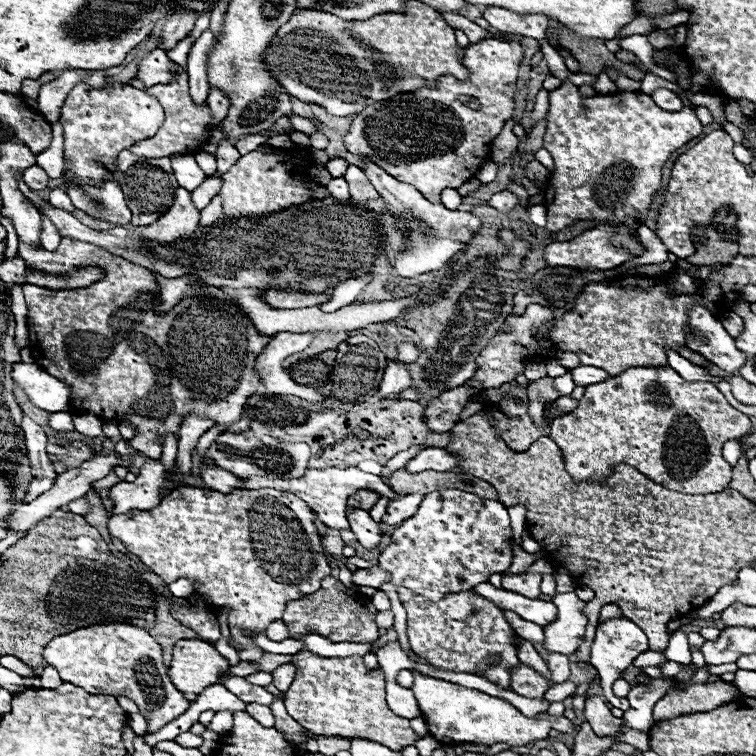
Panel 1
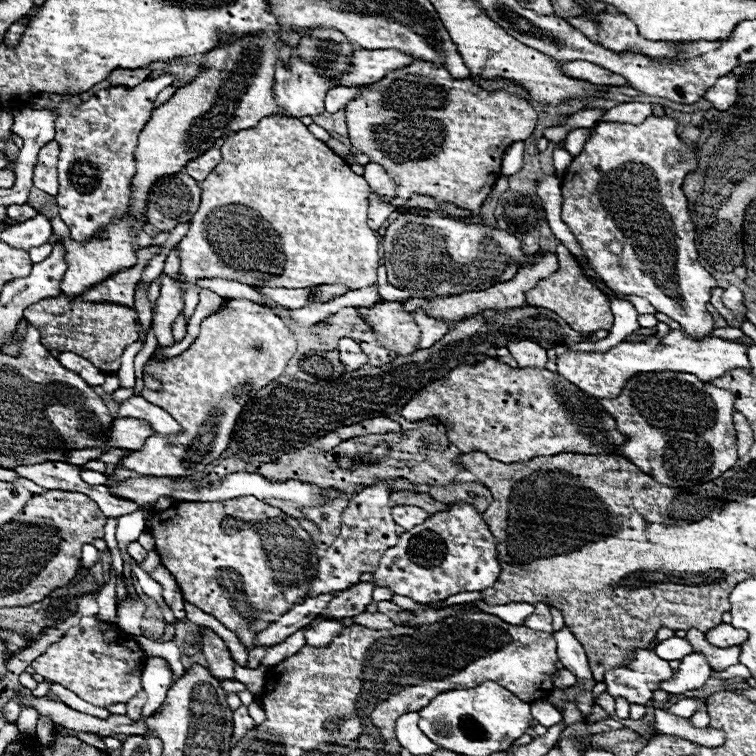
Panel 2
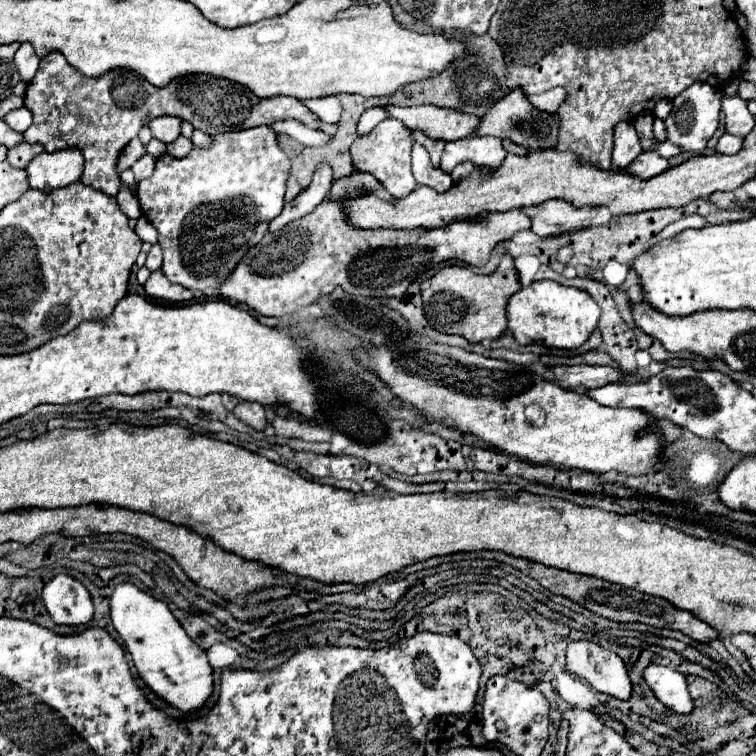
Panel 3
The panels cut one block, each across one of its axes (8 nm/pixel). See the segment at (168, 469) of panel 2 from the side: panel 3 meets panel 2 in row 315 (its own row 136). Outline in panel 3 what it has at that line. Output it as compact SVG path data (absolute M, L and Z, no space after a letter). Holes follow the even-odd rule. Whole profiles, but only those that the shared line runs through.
M258 126L240 132L216 134L212 148L192 148L192 152L176 160L164 154L156 160L154 174L138 182L136 198L144 216L158 230L158 244L164 250L162 272L174 284L200 292L216 292L232 268L246 256L248 248L258 244L268 232L268 222L284 208L284 190L290 170L288 156L278 148L276 134L270 126Z

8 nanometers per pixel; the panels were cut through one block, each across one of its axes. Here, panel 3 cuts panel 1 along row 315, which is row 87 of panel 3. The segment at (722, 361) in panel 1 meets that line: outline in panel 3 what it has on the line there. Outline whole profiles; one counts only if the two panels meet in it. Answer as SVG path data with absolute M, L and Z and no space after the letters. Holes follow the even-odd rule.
M698 82L692 84L690 88L686 88L684 92L680 92L680 96L676 96L674 100L674 108L668 114L668 118L664 118L664 126L666 126L666 138L668 142L676 144L682 152L692 152L692 154L702 154L706 150L706 142L708 138L716 132L718 128L718 114L720 114L720 94L706 82Z

